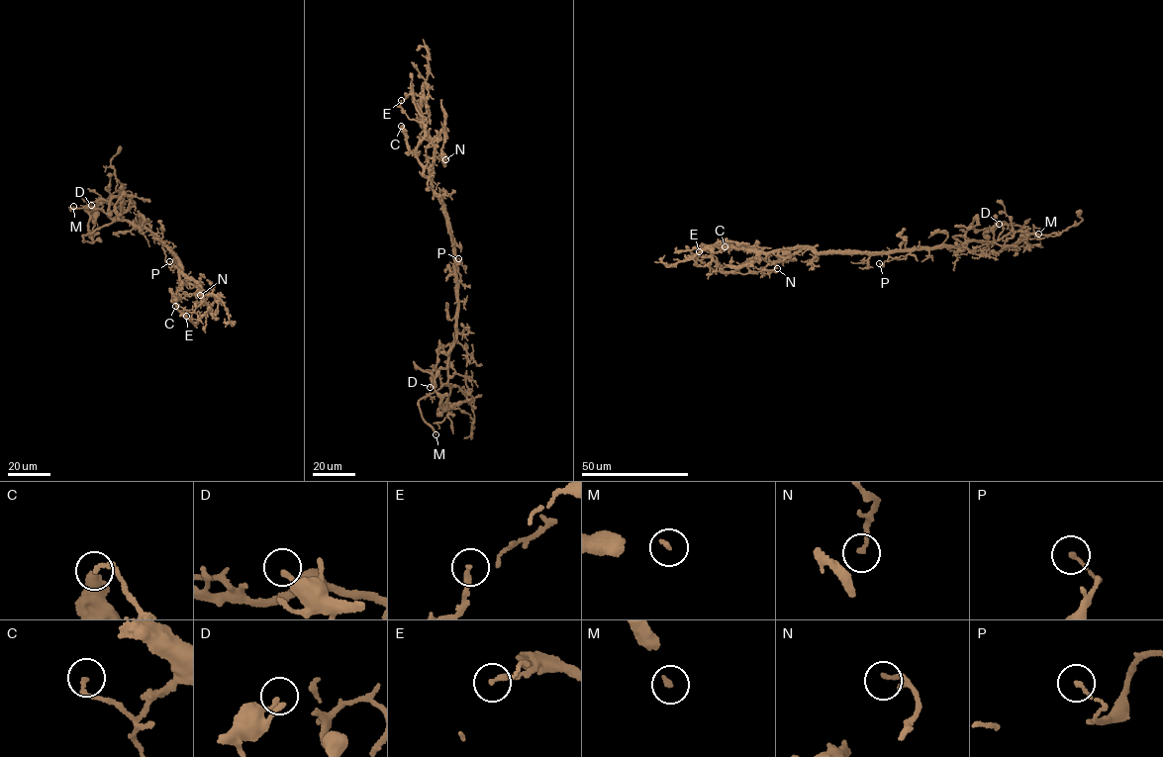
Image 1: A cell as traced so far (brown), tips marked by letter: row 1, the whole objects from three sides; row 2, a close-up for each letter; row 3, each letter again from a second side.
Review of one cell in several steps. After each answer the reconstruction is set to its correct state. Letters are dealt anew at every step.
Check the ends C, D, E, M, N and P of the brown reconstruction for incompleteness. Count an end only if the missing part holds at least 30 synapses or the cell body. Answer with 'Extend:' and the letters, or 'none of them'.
Extend: M

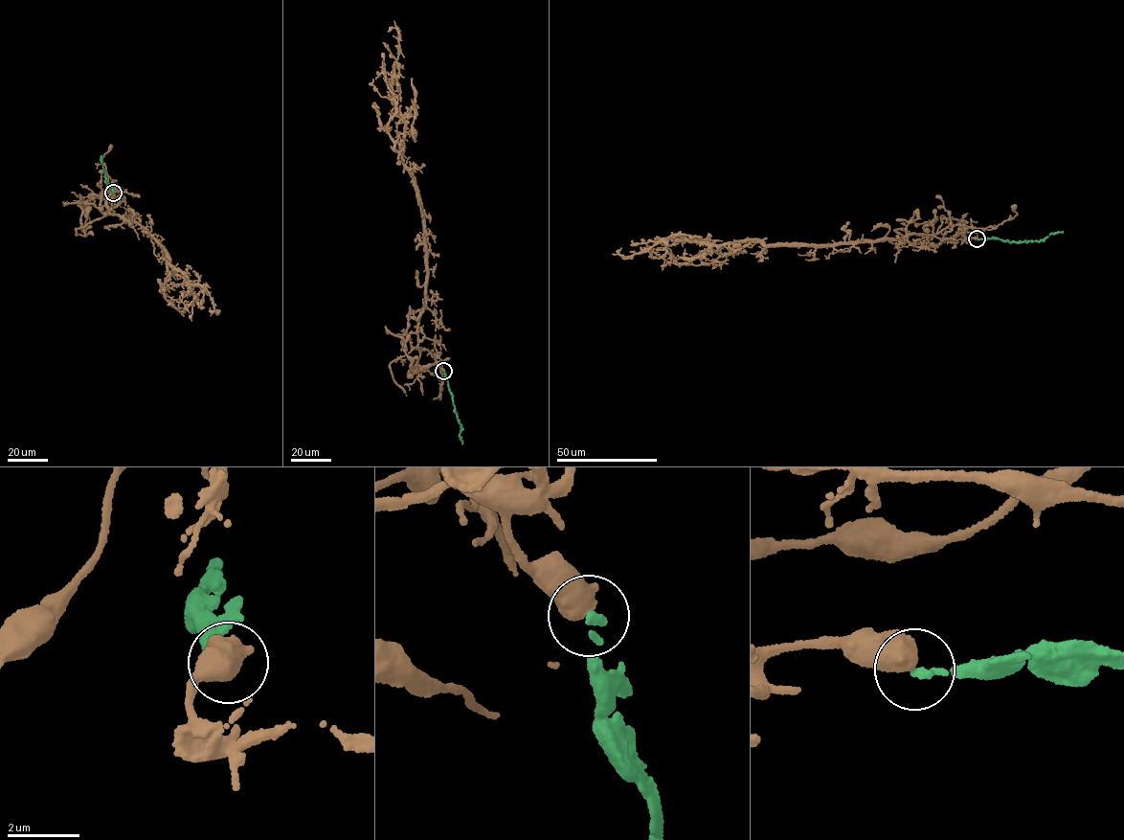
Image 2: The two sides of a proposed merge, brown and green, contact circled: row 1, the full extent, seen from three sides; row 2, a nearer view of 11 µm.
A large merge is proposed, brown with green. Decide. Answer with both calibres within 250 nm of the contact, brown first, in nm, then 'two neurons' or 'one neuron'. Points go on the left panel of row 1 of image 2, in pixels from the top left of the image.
650/200 nm | two neurons

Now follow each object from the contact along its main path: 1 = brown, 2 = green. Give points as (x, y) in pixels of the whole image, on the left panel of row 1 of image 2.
1: (113, 193), (110, 201), (117, 206), (102, 213), (144, 227), (187, 283), (208, 291), (218, 313), (210, 307)
2: (113, 192), (112, 187), (104, 181), (106, 173), (100, 157)

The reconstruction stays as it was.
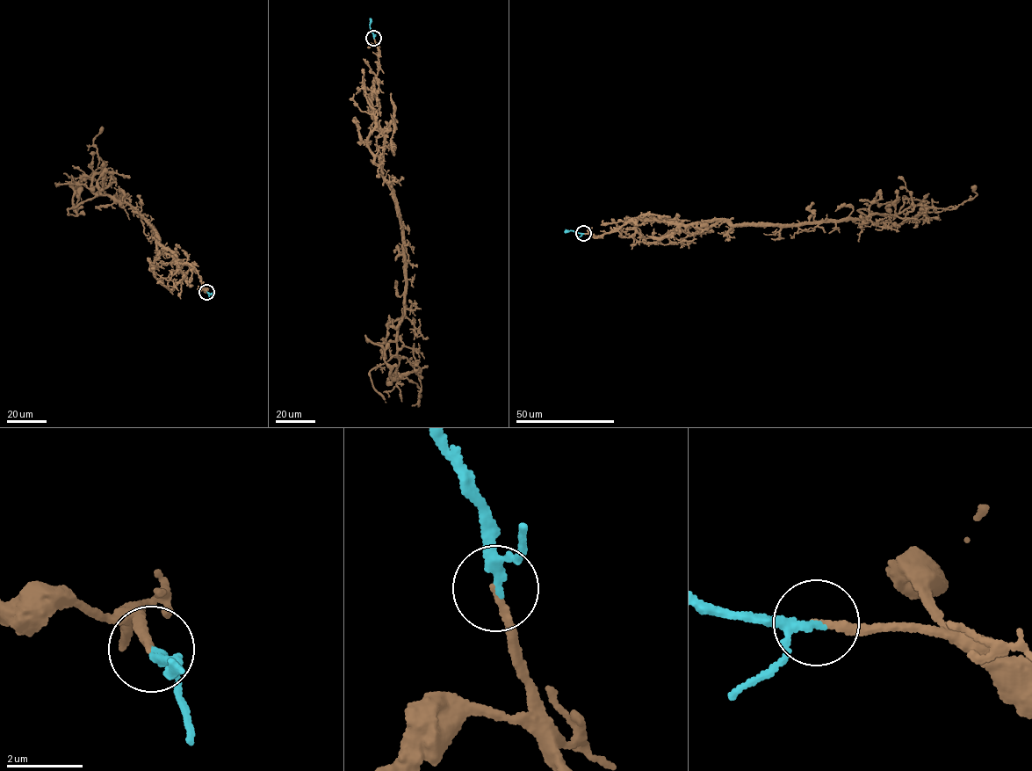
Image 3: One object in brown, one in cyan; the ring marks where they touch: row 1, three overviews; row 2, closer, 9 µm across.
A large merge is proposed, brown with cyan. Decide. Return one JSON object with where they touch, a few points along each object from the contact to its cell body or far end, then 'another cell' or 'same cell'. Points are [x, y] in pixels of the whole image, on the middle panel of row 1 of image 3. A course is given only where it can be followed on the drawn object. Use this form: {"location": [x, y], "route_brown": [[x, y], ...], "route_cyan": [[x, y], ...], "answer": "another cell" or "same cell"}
{"location": [373, 38], "route_brown": [[373, 38], [371, 109], [401, 227], [396, 356], [417, 374], [419, 405], [420, 396]], "route_cyan": [[373, 38], [370, 18]], "answer": "same cell"}

